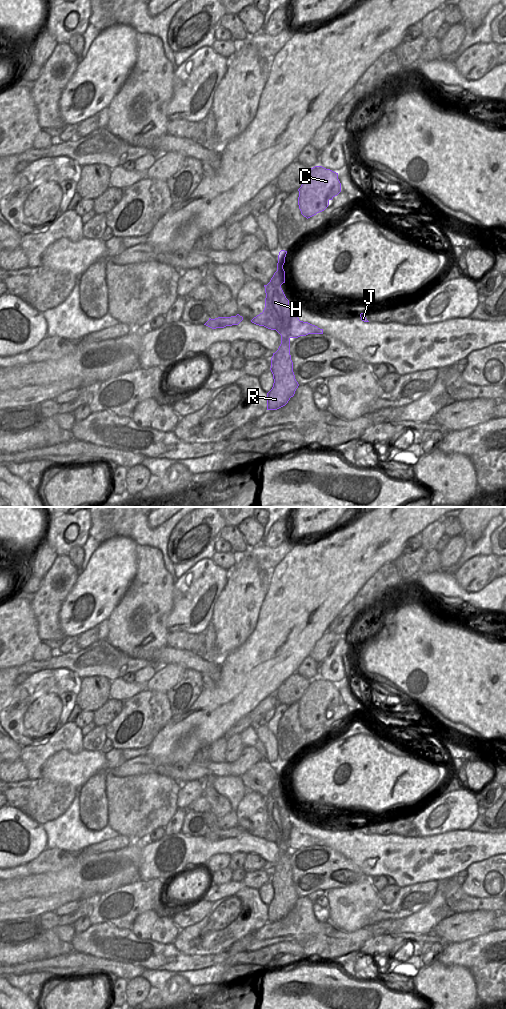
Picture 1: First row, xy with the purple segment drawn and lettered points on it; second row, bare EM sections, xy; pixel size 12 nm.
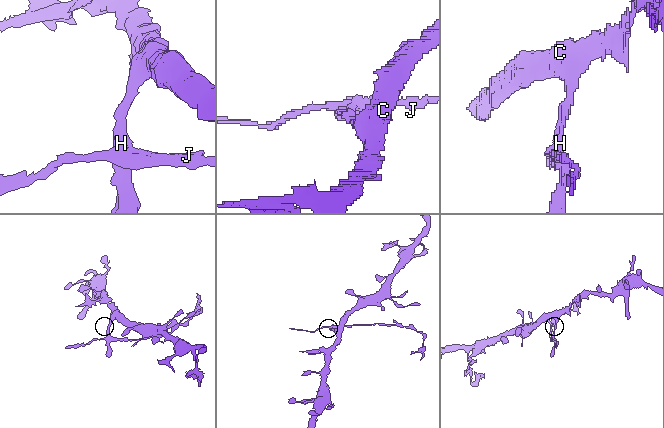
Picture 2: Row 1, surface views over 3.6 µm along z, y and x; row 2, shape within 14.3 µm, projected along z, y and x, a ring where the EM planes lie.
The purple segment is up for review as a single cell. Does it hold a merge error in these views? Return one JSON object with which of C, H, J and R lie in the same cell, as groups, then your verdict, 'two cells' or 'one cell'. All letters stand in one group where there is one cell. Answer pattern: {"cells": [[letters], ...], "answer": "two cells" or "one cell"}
{"cells": [["C", "H", "R"], ["J"]], "answer": "two cells"}

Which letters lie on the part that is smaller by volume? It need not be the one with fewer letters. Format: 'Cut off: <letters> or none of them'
Cut off: J

